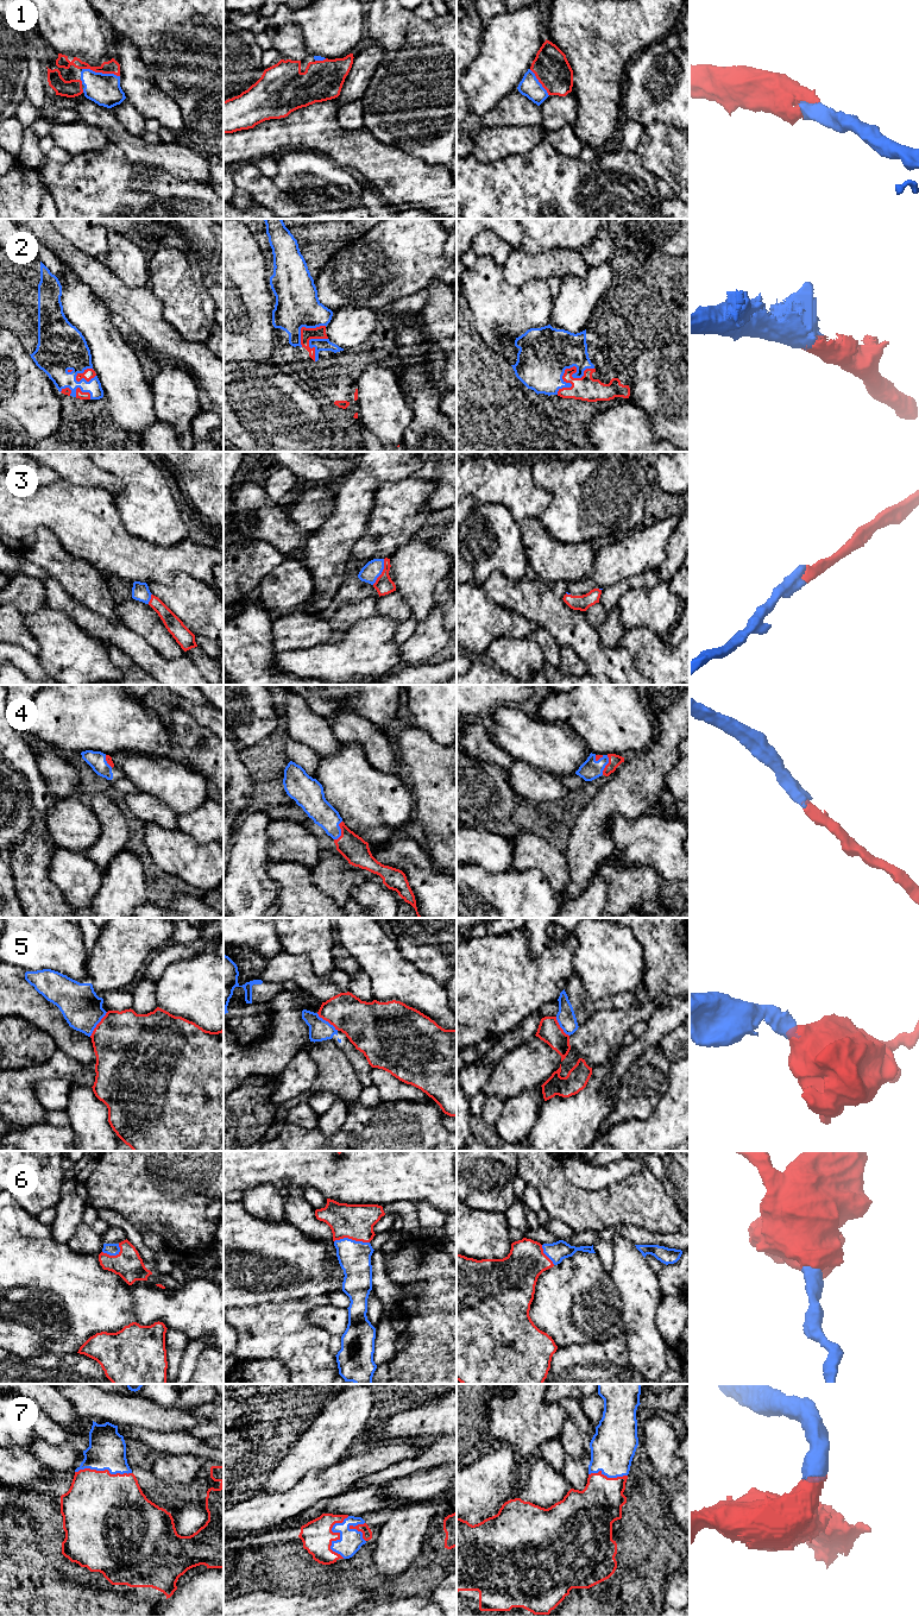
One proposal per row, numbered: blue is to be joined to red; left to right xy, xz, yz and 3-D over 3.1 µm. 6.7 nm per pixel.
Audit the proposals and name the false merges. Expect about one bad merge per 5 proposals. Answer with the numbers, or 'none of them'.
5

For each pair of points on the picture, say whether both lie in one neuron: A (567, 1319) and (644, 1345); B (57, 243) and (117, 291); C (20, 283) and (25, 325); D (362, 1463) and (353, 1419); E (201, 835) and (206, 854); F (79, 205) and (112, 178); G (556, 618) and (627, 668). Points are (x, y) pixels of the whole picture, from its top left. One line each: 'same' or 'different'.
A: different
B: same
C: same
D: different
E: different
F: same
G: same

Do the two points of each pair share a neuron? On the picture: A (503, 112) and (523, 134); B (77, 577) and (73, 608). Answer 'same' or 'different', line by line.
A: different
B: different

